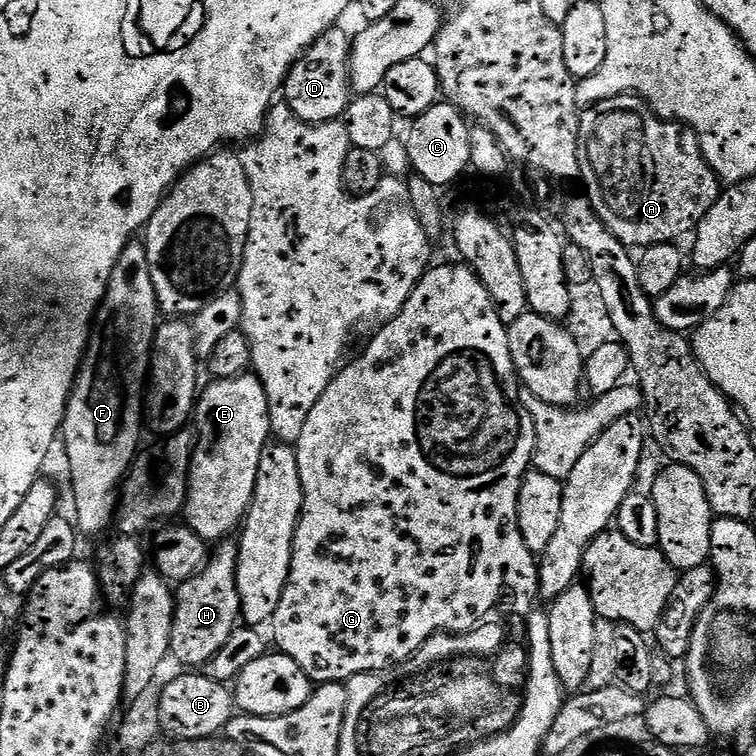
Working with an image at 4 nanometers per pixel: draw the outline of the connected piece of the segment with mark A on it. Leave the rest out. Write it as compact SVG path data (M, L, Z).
M629 94L626 96L615 96L609 100L602 100L599 104L587 109L580 118L580 133L578 134L578 162L580 163L579 179L584 180L584 188L586 199L591 204L592 209L596 211L596 217L605 224L610 234L618 240L618 242L627 245L629 249L645 248L651 250L657 245L671 245L673 242L680 242L684 235L695 233L699 223L702 222L703 216L707 214L717 199L719 199L722 191L722 181L712 169L704 154L700 140L691 128L681 127L676 122L665 122L652 111L648 101L643 100L641 96Z

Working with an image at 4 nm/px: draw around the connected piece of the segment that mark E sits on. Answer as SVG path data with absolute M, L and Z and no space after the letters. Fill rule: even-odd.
M245 374L238 378L213 379L208 389L199 393L194 409L195 440L192 465L188 471L188 501L182 513L187 527L193 528L205 542L223 541L232 531L244 523L248 508L252 505L252 495L258 478L258 462L270 443L272 422L264 383L255 374Z

